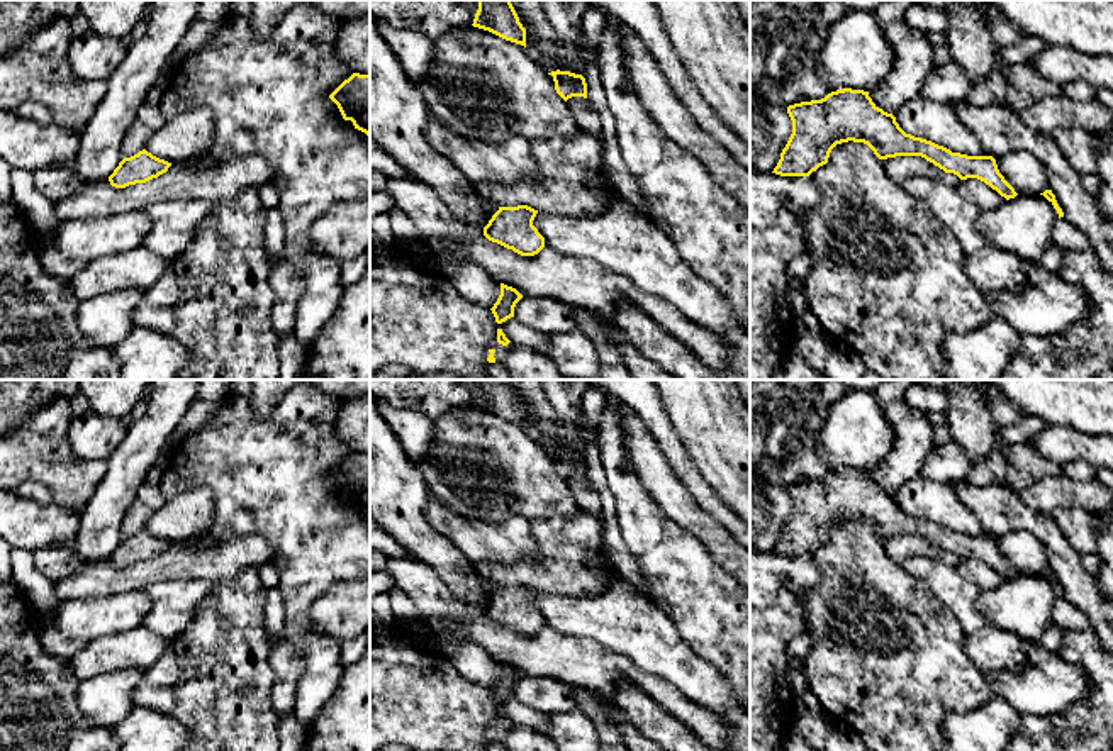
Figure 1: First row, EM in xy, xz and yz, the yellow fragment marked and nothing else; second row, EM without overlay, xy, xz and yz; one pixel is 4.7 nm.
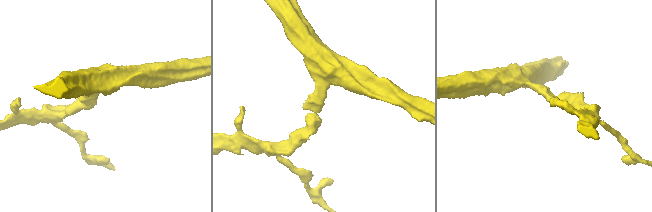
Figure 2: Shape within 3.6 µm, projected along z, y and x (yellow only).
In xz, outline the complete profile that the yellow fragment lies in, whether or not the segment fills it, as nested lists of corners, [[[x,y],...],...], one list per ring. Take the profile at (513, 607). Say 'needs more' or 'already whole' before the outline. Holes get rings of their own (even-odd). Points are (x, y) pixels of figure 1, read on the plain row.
already whole; [[[528,585],[499,587],[484,615],[521,636],[534,636],[545,627],[545,617],[533,605],[538,590]]]

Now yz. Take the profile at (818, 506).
already whole; [[[843,468],[821,480],[787,487],[792,514],[772,553],[809,556],[828,542],[830,532],[842,522],[864,522],[879,539],[921,536],[960,559],[977,558],[1006,580],[1018,573],[999,553],[993,536],[952,532],[931,520],[906,514],[892,493],[879,488],[869,471]]]

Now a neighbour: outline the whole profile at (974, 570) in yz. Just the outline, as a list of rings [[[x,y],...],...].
[[[977,558],[960,559],[957,570],[981,590],[993,590],[1006,581],[1004,576]]]

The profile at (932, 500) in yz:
[[[916,476],[894,493],[899,507],[914,517],[967,536],[989,536],[977,517],[957,497],[950,483],[938,483]]]

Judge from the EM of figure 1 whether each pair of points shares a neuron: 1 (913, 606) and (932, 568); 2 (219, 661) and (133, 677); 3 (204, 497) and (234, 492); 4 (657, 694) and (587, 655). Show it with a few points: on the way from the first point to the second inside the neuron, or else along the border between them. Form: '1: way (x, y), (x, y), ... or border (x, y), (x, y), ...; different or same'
1: border (900, 565), (920, 577), (950, 612); different
2: border (143, 672), (143, 680), (133, 692), (133, 704); different
3: border (201, 485), (214, 495), (214, 516), (207, 531); different
4: way (640, 678), (623, 668), (604, 668); same

